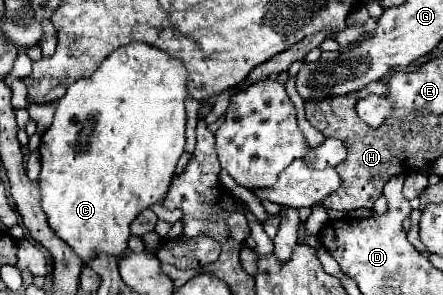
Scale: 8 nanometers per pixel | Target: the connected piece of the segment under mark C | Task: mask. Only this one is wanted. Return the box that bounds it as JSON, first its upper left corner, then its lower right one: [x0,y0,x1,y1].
[38,42,188,264]

